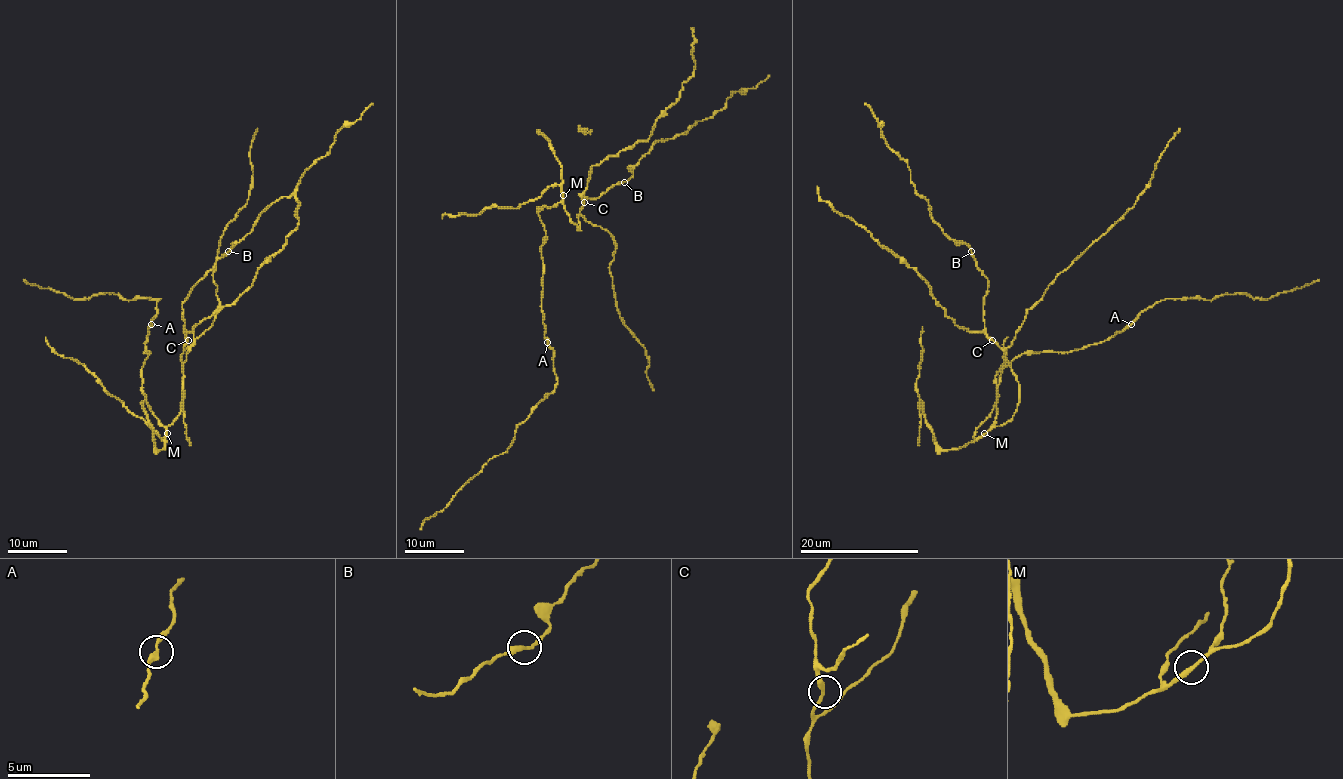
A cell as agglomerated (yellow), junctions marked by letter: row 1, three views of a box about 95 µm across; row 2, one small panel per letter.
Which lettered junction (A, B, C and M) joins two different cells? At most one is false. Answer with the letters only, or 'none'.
none

